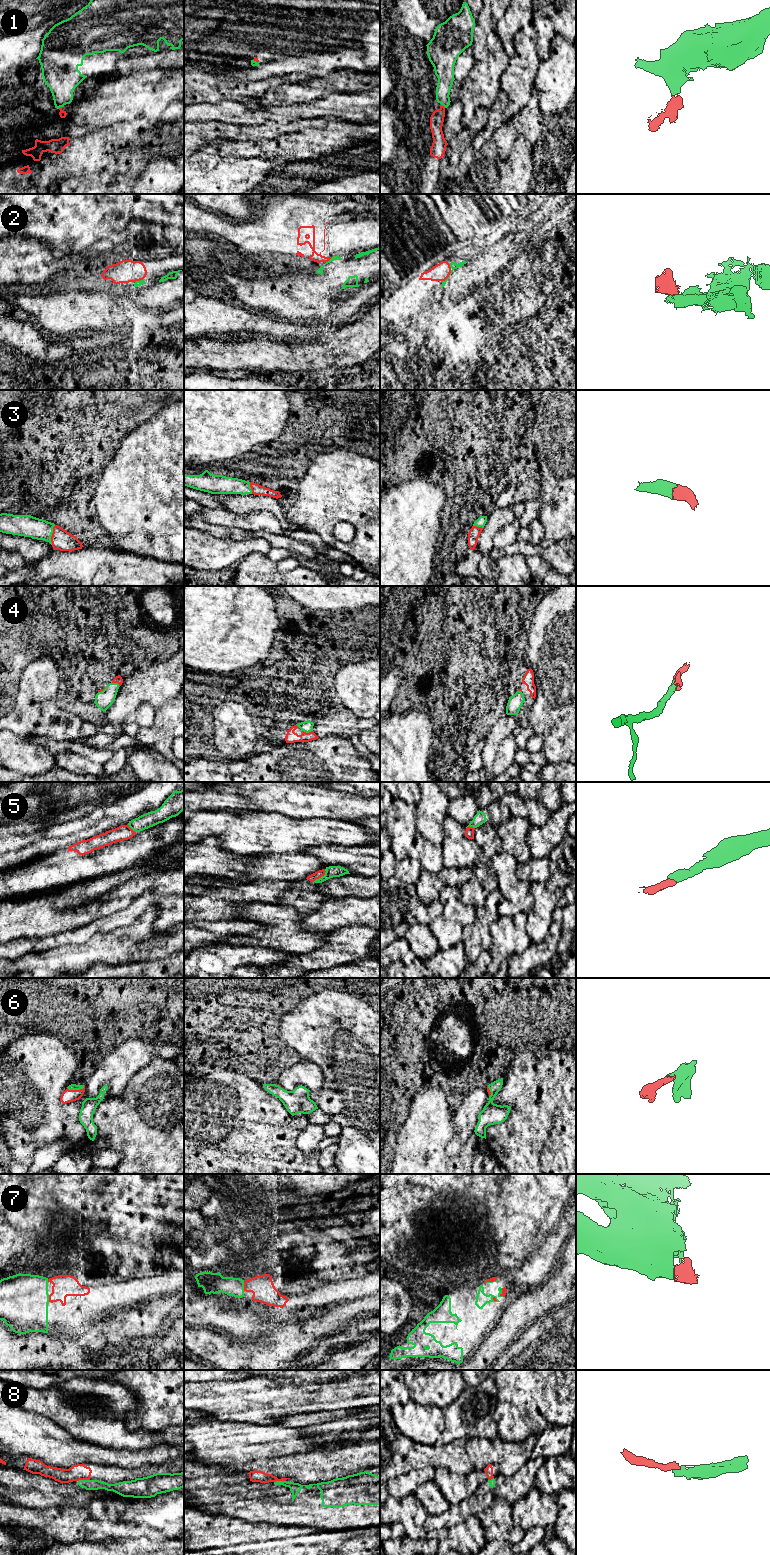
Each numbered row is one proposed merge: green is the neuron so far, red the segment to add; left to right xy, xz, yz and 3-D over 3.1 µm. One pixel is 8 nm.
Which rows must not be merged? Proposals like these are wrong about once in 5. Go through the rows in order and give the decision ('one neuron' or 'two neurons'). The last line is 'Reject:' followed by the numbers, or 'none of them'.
1: one neuron
2: one neuron
3: one neuron
4: one neuron
5: one neuron
6: one neuron
7: one neuron
8: two neurons
Reject: 8

